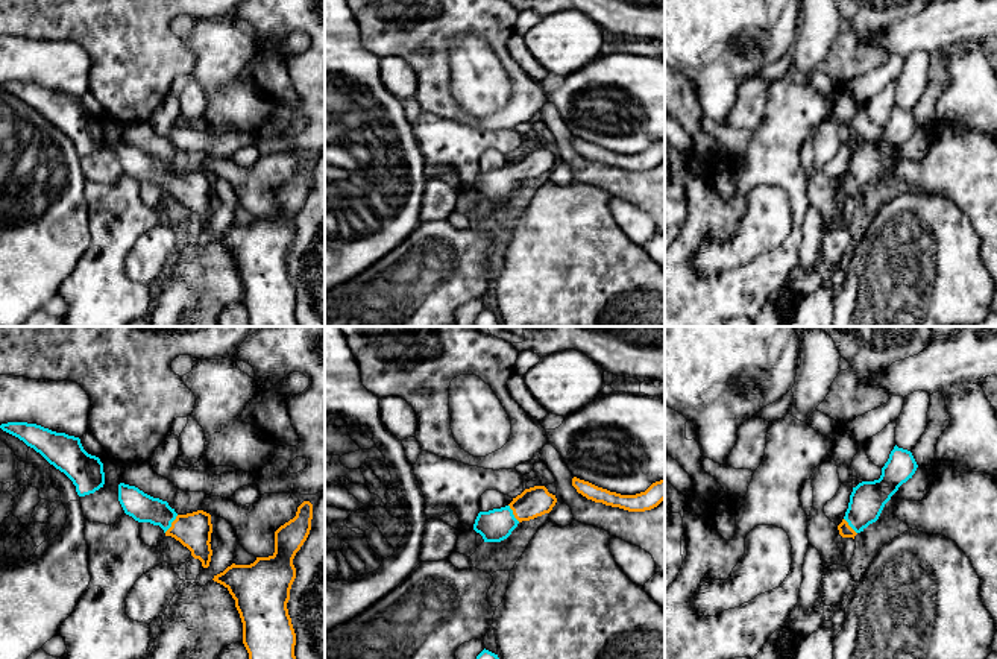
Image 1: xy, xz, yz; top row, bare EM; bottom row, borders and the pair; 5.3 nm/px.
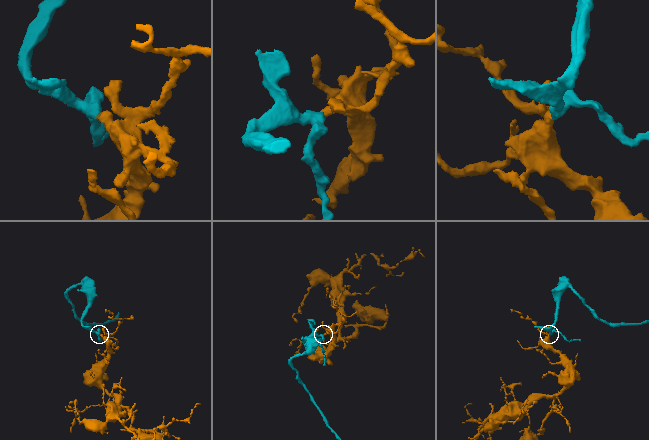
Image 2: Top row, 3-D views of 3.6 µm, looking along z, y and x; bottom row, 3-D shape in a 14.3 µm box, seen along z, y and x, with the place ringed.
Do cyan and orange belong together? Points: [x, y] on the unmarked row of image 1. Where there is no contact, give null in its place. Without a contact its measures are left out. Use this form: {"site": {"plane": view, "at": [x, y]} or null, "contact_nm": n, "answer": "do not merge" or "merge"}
{"site": {"plane": "xy", "at": [170, 184]}, "contact_nm": 120, "answer": "merge"}

